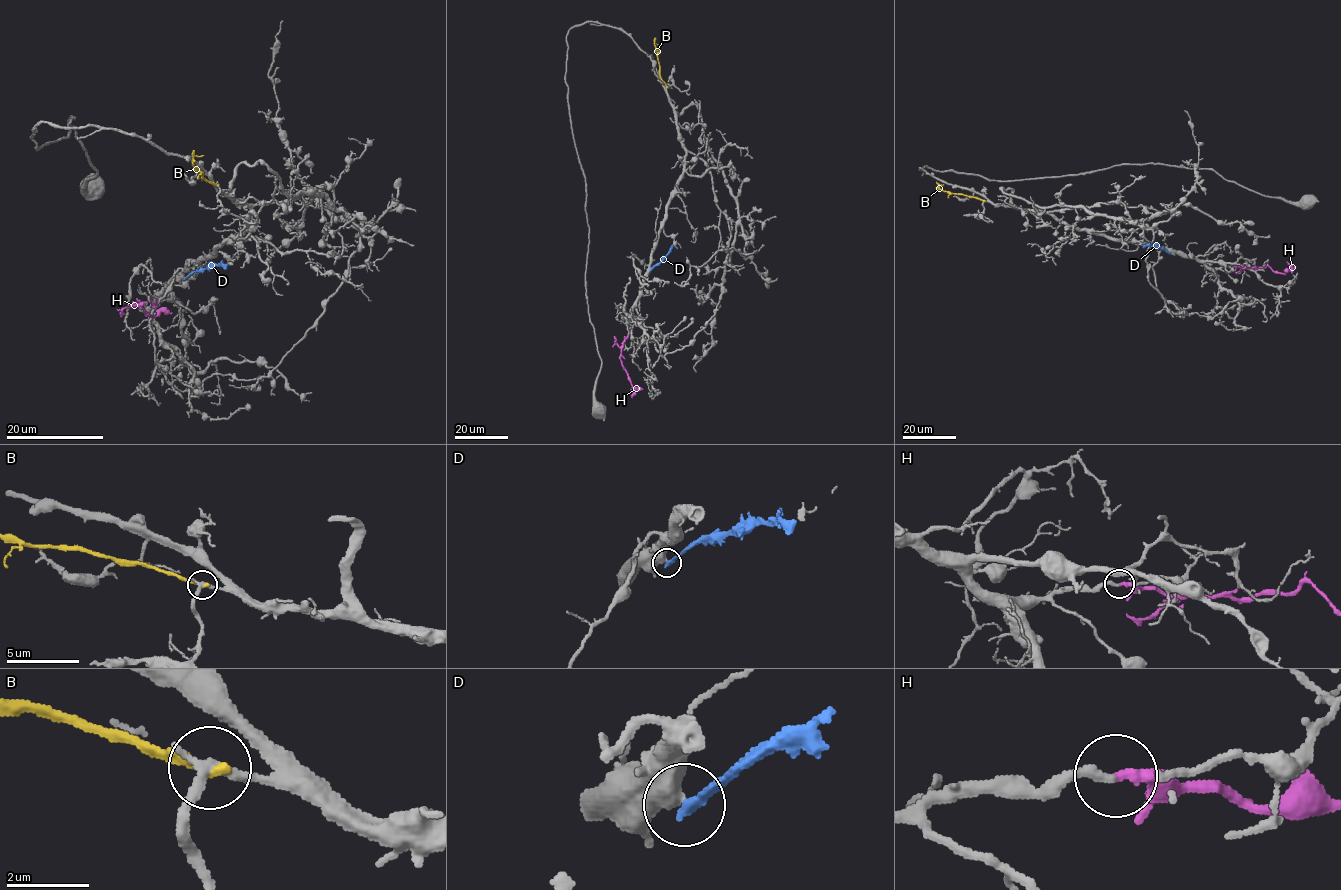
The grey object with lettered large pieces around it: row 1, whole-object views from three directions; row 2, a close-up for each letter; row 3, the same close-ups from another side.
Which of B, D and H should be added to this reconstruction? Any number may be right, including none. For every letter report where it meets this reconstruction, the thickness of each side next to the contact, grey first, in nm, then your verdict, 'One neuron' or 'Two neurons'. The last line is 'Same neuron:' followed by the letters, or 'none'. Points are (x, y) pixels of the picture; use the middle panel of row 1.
B: Touches grey at (667, 86). Thickness 280 nm (grey) against 320 nm. Two neurons
D: Touches grey at (649, 270). Thickness 650 nm (grey) against 320 nm. Two neurons
H: Touches grey at (628, 335). Thickness 240 nm (grey) against 280 nm. One neuron
Same neuron: H

